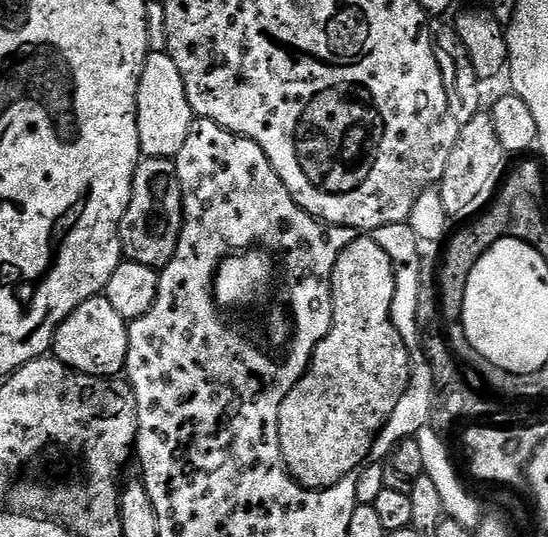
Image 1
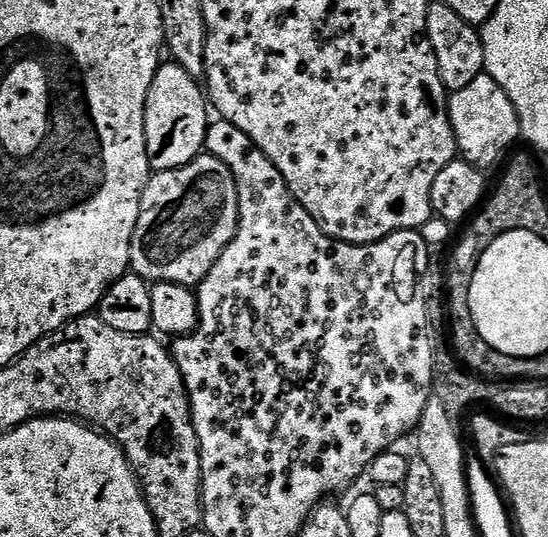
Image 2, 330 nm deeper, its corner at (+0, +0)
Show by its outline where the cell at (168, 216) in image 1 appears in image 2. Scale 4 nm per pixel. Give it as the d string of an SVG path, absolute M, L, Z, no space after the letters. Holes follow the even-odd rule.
M201 154L186 166L155 173L145 184L144 196L140 199L140 213L132 235L131 271L149 282L165 280L171 284L199 286L206 274L210 274L214 262L218 262L222 250L236 237L239 221L236 179L230 174L230 166L216 156Z

